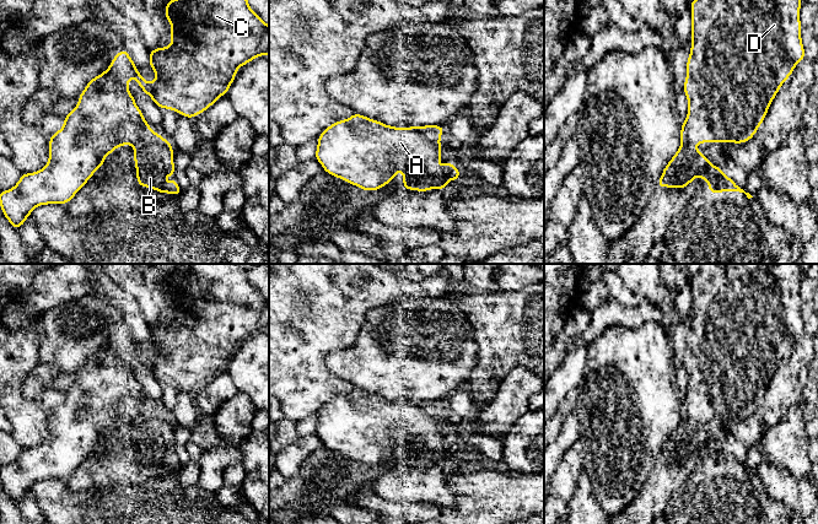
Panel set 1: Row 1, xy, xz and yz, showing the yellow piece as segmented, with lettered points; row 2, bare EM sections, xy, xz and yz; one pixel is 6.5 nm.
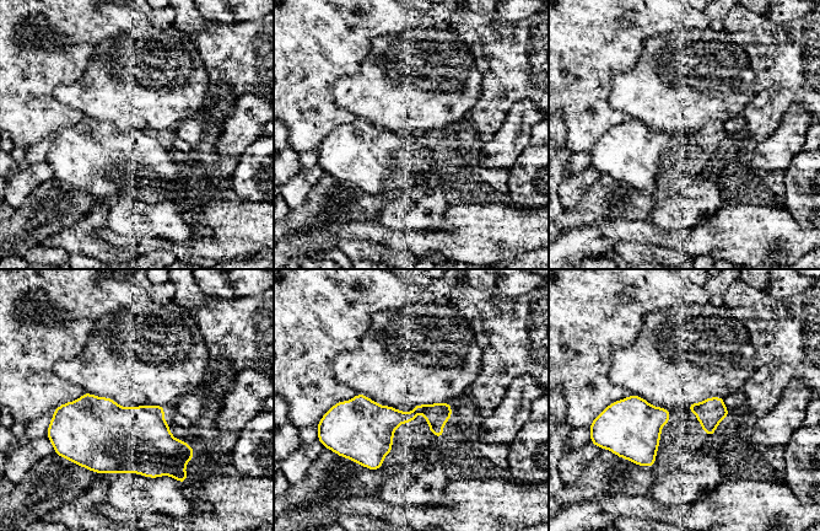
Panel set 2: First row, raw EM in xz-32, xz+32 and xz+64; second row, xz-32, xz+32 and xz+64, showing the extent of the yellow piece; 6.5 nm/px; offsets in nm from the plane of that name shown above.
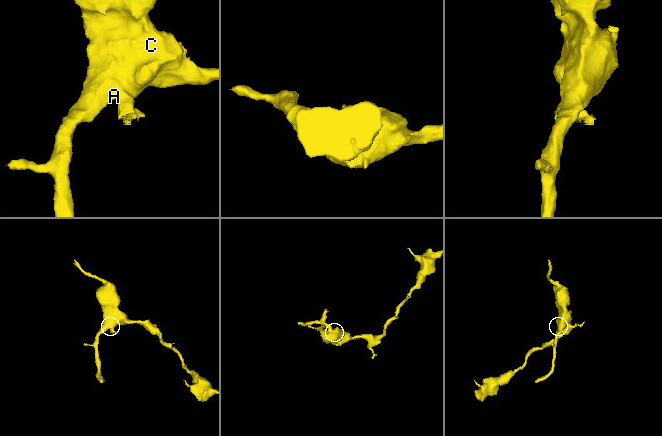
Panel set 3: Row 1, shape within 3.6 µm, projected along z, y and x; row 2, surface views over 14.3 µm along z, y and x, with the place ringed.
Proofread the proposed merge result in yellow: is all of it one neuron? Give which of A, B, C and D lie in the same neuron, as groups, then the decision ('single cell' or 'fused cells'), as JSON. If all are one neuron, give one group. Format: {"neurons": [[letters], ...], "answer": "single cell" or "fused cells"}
{"neurons": [["A", "C", "D"], ["B"]], "answer": "fused cells"}

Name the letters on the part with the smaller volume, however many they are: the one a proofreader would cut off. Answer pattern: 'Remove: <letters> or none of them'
Remove: B

